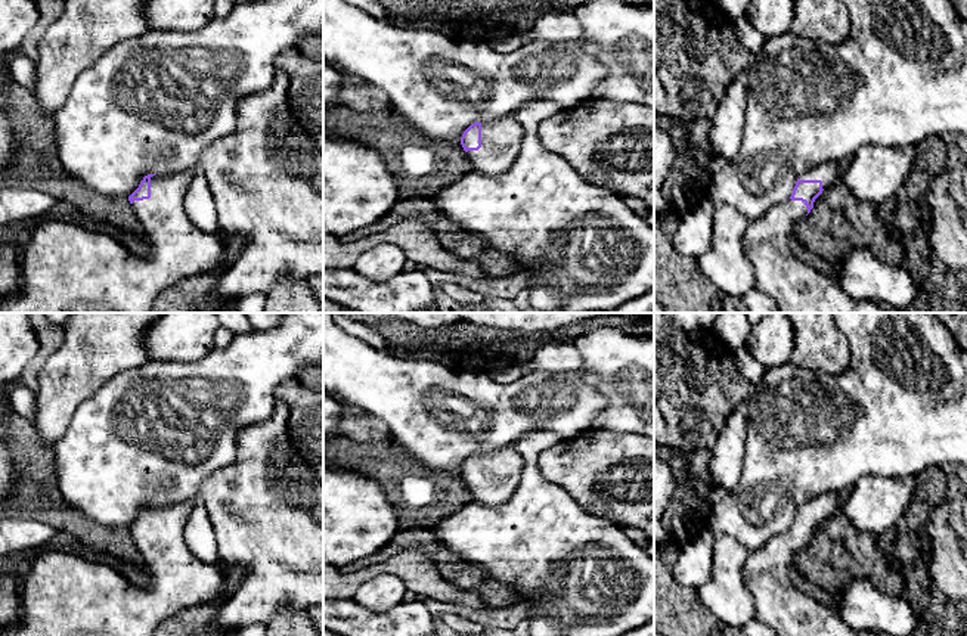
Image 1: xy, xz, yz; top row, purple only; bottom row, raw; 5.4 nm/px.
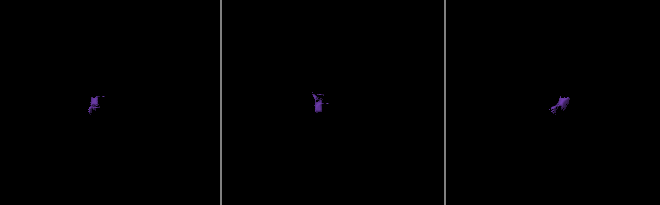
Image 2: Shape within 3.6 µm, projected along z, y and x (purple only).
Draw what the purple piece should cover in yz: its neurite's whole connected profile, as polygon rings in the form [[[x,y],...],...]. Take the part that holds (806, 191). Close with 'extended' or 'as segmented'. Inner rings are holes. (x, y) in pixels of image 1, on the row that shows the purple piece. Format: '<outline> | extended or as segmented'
[[[850,159],[824,162],[802,174],[790,199],[751,220],[743,235],[743,252],[754,267],[756,289],[775,301],[778,313],[853,313],[856,300],[846,294],[839,279],[800,261],[790,249],[790,235],[794,233],[797,221],[811,212],[824,189],[843,179],[849,162]]] | extended

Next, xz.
[[[514,117],[474,122],[461,137],[474,171],[489,177],[506,173],[515,162],[523,142],[523,127]]] | extended

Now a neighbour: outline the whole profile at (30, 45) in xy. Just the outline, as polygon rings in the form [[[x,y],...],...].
[[[34,0],[38,9],[38,21],[35,27],[25,35],[21,46],[15,50],[35,62],[38,55],[38,43],[46,30],[63,12],[63,0]]]

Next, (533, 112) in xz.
[[[530,100],[514,118],[523,127],[521,151],[514,165],[498,177],[472,171],[441,187],[431,201],[467,233],[481,236],[489,246],[509,254],[530,276],[530,304],[542,313],[611,313],[654,289],[654,227],[608,189],[593,186],[562,156],[540,145],[537,127],[558,111],[552,100]]]

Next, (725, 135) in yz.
[[[746,72],[737,75],[728,86],[716,106],[709,130],[709,142],[715,155],[731,158],[743,142],[744,117],[747,106]]]

